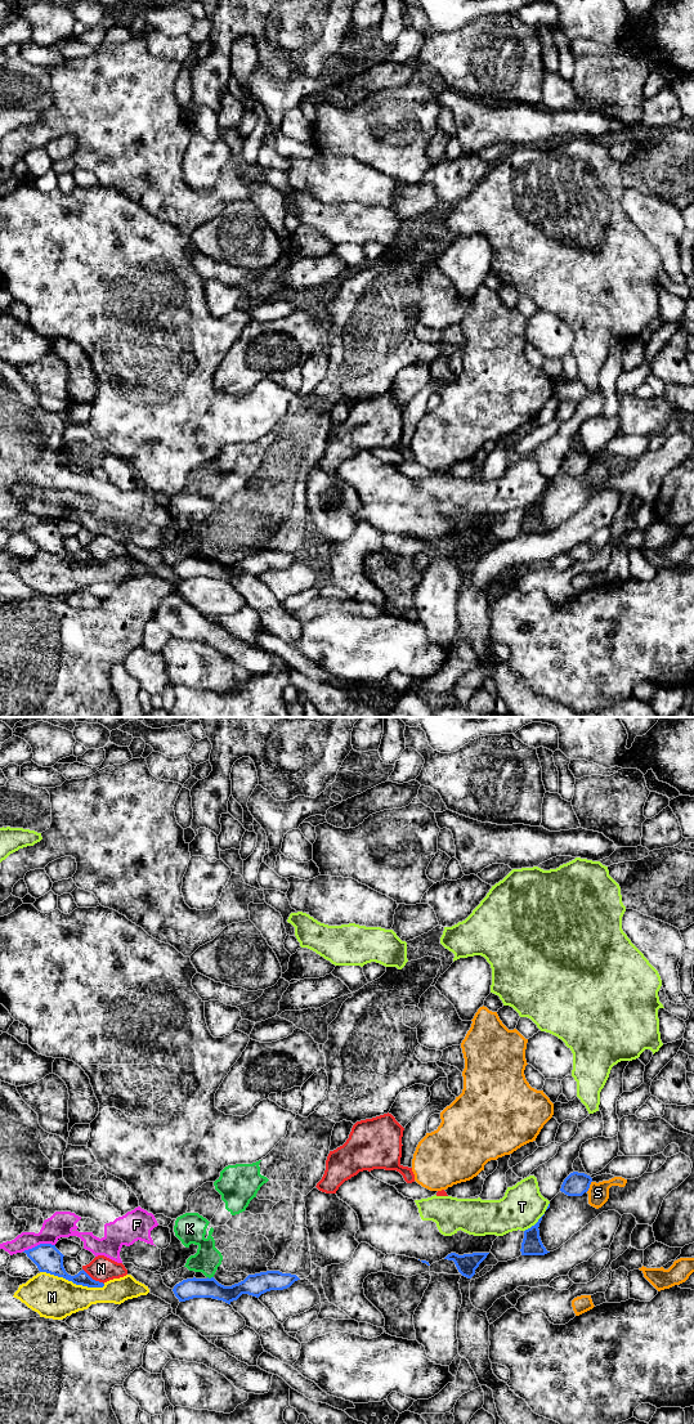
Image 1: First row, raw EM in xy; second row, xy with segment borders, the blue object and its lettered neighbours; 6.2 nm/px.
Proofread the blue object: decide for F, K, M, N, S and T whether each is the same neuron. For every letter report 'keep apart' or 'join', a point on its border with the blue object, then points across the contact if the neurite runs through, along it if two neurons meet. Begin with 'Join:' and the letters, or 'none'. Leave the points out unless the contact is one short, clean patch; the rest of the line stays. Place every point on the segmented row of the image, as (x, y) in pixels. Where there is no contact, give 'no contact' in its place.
Join: none
F: keep apart; meets blue in xy at (40, 1244); border along xy (54, 1244), (37, 1244), (23, 1252)
K: keep apart; meets blue in xy at (211, 1277); border along xy (207, 1276), (213, 1277)
M: keep apart; meets blue in xy at (72, 1281)
N: keep apart; meets blue in xy at (92, 1279); border along xy (83, 1268), (93, 1279), (103, 1284)
S: keep apart; meets blue in xy at (589, 1186)
T: keep apart; meets blue in xy at (536, 1223)

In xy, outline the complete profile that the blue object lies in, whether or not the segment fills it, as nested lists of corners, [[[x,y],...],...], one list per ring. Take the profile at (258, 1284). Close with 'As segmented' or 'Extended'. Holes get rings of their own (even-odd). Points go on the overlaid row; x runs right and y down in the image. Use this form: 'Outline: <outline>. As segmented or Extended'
Outline: [[[267,1271],[249,1275],[243,1281],[232,1286],[224,1286],[214,1277],[193,1277],[176,1284],[173,1291],[179,1302],[185,1302],[193,1298],[212,1298],[230,1304],[242,1294],[259,1298],[261,1294],[270,1290],[287,1289],[297,1280],[300,1279],[296,1275],[282,1273],[279,1271]]]. As segmented

